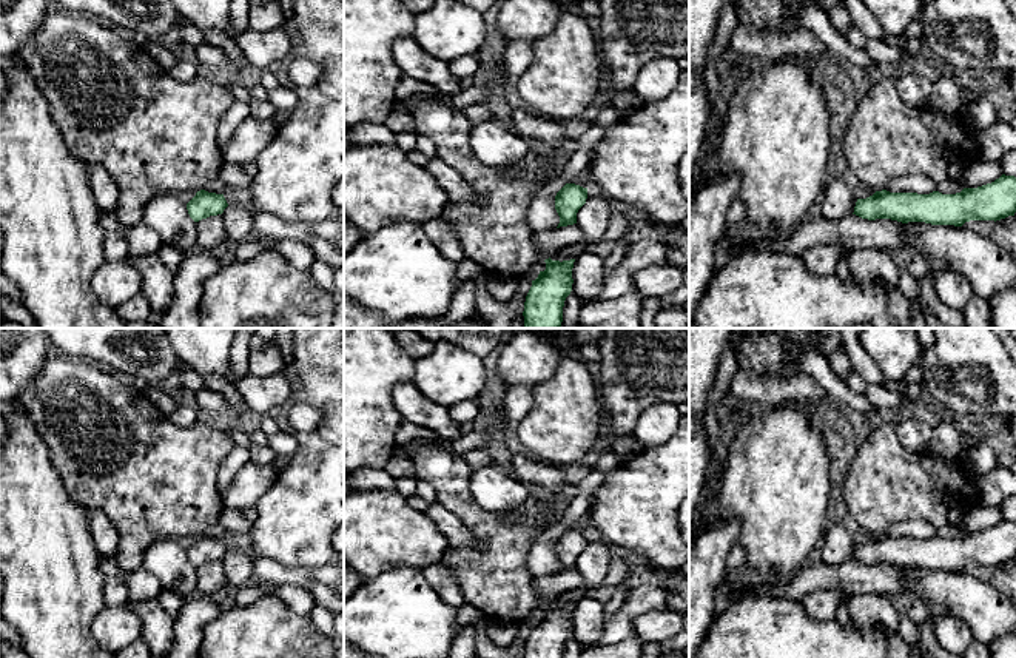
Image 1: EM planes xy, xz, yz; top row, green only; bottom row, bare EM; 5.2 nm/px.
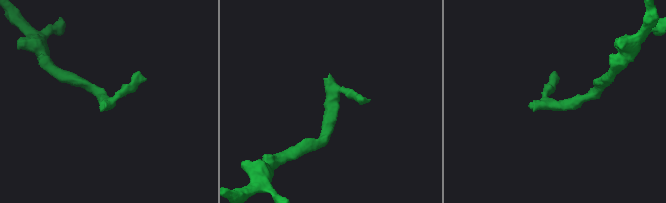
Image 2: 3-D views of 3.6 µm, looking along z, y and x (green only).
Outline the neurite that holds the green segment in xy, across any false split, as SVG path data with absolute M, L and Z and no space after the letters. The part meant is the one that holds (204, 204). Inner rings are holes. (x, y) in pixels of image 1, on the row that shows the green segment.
M200 190L187 203L190 217L194 222L207 219L210 216L220 214L224 217L227 237L231 242L242 242L254 233L253 227L253 208L244 208L241 205L228 205L224 194L208 193Z

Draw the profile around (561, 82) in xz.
M561 11L550 34L533 43L533 62L518 79L527 109L552 120L580 116L595 99L604 60L597 29Z

